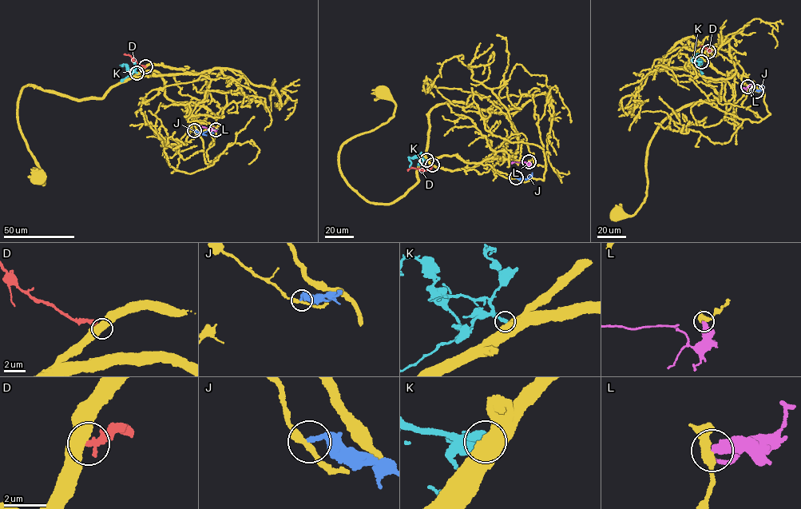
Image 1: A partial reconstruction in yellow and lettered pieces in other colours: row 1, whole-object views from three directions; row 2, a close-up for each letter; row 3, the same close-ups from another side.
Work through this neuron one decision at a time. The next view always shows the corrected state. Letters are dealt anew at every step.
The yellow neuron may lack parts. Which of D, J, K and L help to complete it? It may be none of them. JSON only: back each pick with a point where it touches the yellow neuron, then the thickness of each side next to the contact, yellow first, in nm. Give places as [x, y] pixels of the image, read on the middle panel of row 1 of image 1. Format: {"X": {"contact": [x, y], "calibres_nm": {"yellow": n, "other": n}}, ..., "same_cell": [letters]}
{"same_cell": []}

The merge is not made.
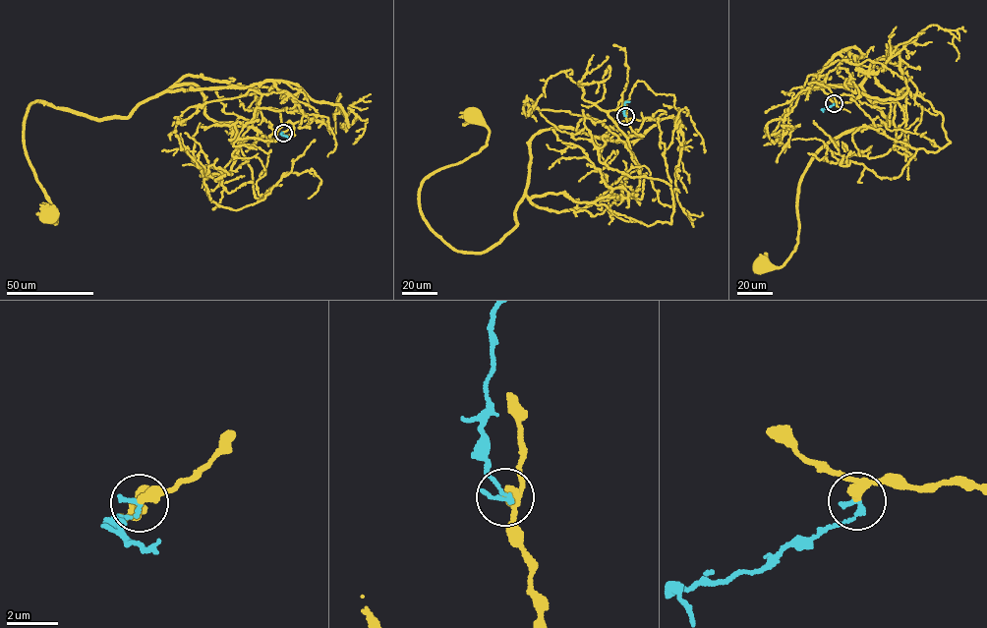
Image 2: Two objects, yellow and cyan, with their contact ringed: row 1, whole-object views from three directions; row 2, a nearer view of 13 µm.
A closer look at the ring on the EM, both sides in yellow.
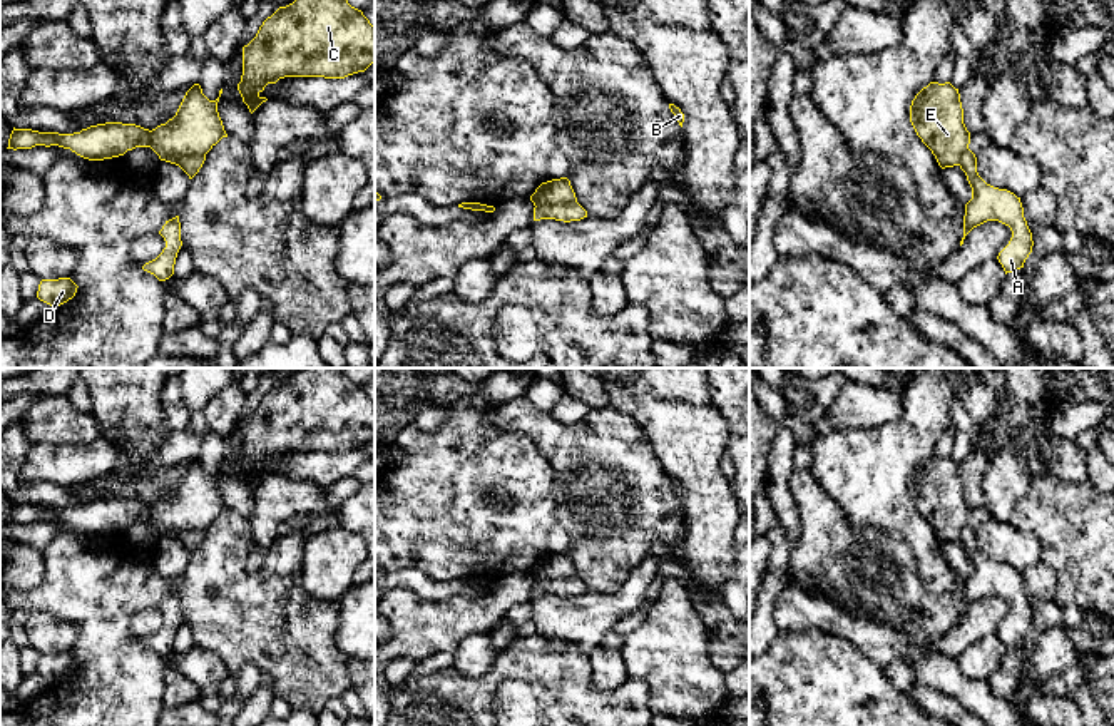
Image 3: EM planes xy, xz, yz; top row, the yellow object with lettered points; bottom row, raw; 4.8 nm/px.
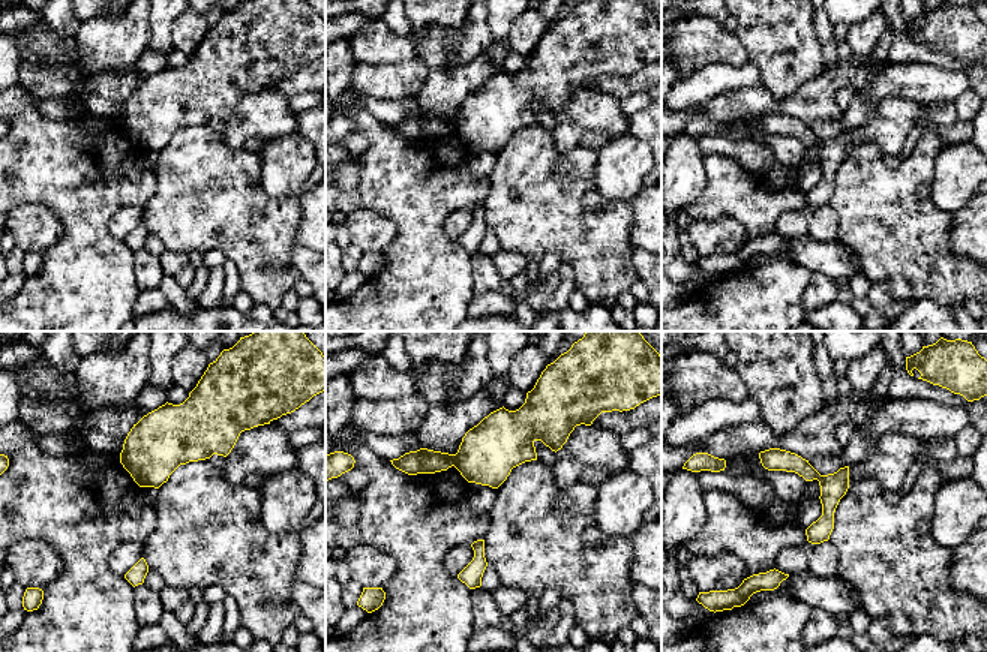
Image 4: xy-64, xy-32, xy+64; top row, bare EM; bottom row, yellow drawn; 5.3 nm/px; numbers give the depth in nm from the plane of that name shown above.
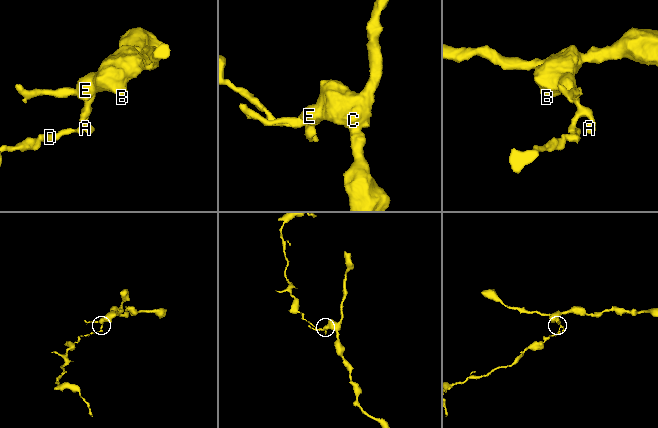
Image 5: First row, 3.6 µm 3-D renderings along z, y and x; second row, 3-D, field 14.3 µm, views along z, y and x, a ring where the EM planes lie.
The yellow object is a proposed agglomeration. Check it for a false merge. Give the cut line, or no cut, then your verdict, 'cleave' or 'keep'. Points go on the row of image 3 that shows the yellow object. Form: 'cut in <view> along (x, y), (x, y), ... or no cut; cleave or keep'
cut in xy along (204, 153), (166, 156), (163, 159); cleave

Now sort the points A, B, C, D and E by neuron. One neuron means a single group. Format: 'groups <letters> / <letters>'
groups A D / B C E

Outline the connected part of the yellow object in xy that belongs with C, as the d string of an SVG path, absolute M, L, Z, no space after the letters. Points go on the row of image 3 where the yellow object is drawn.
M348 0L279 7L243 47L238 90L253 114L268 84L284 77L345 79L375 64L375 27Z

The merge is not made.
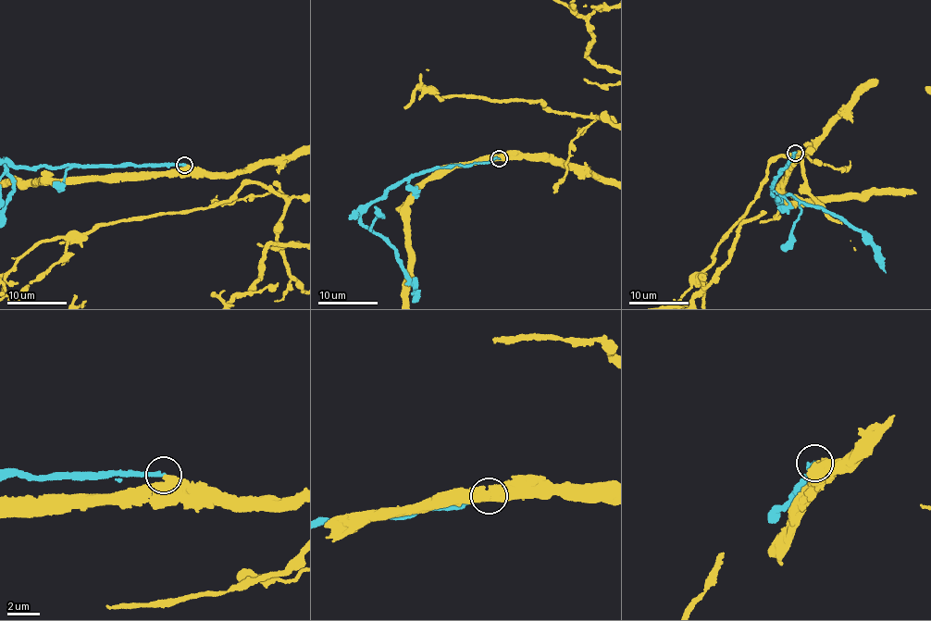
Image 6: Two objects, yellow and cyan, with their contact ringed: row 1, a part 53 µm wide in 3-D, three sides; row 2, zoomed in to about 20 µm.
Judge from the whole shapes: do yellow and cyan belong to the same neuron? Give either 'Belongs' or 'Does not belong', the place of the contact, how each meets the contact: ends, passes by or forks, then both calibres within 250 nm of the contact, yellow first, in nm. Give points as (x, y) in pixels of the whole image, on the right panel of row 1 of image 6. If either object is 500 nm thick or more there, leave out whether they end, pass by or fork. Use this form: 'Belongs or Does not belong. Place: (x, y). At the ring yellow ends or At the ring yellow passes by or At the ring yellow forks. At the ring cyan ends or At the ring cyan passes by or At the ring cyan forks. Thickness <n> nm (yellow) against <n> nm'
Does not belong. Place: (795, 153). Thickness 550 nm (yellow) against 280 nm

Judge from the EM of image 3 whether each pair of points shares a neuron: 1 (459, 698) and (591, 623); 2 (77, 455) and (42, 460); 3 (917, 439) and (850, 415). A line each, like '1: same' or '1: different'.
1: different
2: same
3: different

